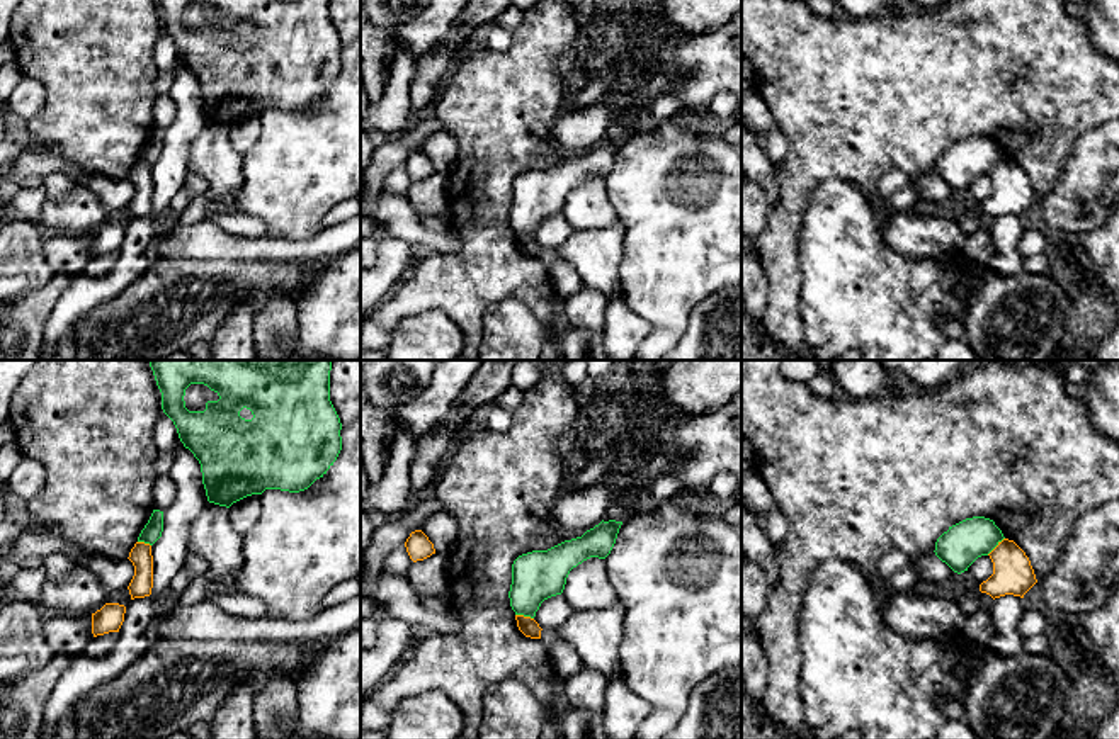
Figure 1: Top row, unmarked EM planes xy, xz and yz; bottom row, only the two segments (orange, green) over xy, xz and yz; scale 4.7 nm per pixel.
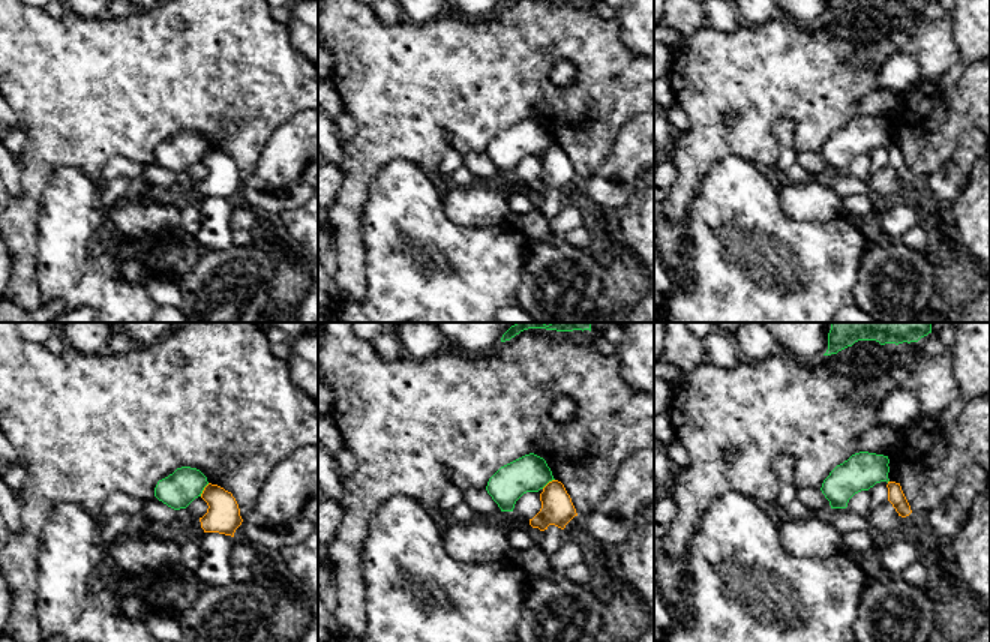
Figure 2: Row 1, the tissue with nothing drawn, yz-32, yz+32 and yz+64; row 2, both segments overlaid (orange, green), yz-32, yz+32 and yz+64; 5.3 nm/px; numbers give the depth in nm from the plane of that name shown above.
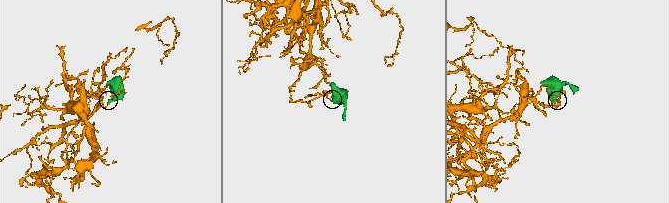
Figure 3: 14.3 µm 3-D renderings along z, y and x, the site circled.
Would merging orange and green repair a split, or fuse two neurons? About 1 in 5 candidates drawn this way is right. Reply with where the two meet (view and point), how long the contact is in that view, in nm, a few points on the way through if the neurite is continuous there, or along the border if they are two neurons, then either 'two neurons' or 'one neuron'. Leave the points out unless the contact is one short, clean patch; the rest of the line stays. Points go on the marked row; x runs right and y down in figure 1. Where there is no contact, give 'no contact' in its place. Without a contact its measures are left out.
meets orange in yz at (997, 546); contact 120 nm long; two neurons

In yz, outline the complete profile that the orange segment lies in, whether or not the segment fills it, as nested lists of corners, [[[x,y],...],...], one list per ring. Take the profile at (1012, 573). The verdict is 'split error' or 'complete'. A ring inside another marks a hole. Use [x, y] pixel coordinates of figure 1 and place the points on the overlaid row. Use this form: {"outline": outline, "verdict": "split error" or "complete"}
{"outline": [[[1003,539],[988,556],[993,574],[980,584],[980,591],[993,600],[1005,595],[1024,598],[1037,583],[1029,557],[1014,540]]], "verdict": "complete"}

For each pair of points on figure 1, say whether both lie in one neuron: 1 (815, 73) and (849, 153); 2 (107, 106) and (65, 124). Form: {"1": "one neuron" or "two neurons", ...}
{"1": "one neuron", "2": "one neuron"}

